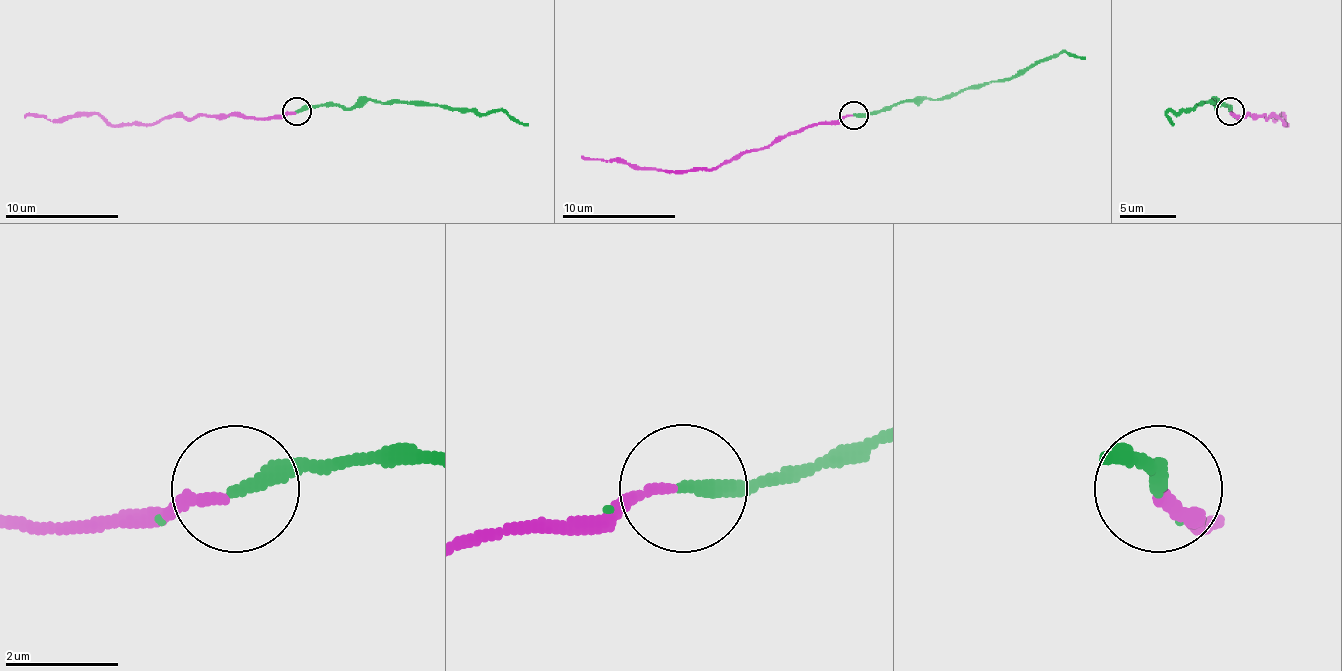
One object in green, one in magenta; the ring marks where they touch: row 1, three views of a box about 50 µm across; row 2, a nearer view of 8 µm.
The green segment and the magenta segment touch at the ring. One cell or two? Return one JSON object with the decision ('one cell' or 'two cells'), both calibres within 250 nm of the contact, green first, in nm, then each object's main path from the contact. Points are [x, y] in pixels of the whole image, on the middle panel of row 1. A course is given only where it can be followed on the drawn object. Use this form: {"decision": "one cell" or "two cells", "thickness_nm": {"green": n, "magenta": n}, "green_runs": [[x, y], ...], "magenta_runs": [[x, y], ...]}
{"decision": "one cell", "thickness_nm": {"green": 200, "magenta": 180}, "green_runs": [[853, 116], [890, 110], [901, 102], [949, 99], [1020, 76], [1034, 65], [1060, 53], [1085, 59]], "magenta_runs": [[853, 116], [808, 124], [723, 161], [711, 170], [632, 167], [621, 161], [581, 155]]}

